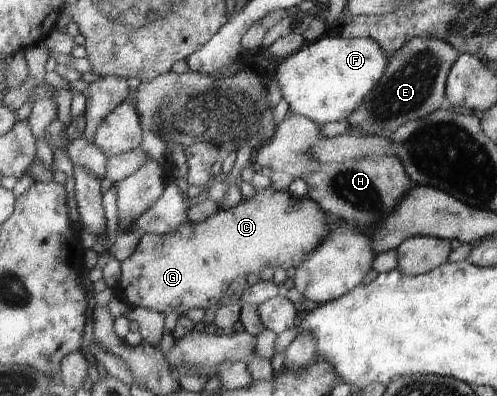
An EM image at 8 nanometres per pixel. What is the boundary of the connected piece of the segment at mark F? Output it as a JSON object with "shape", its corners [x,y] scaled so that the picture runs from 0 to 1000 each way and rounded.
{"shape":[[[654,86],[650,96],[618,109],[602,131],[573,146],[557,167],[551,189],[569,247],[584,268],[584,283],[630,301],[648,316],[658,308],[696,303],[755,222],[779,162],[781,141],[773,126],[767,126],[757,98],[742,93],[696,98],[688,88]]]}

